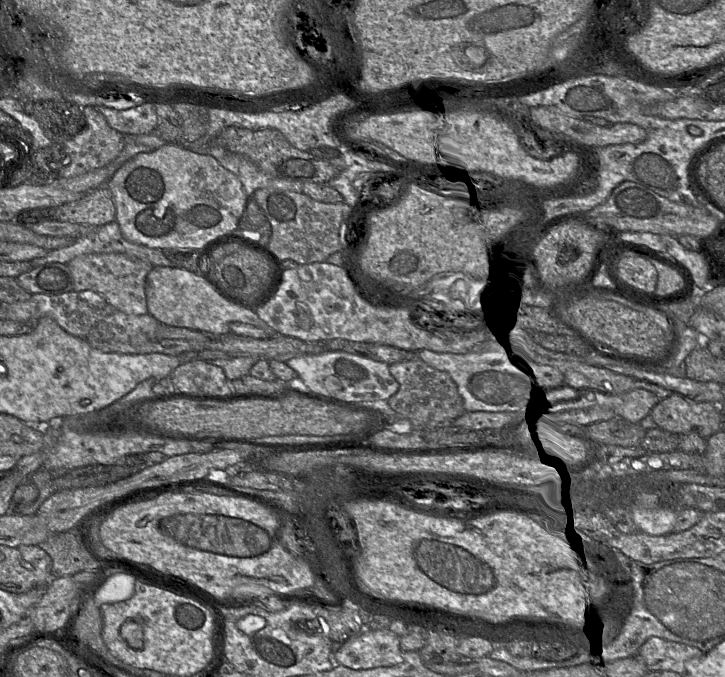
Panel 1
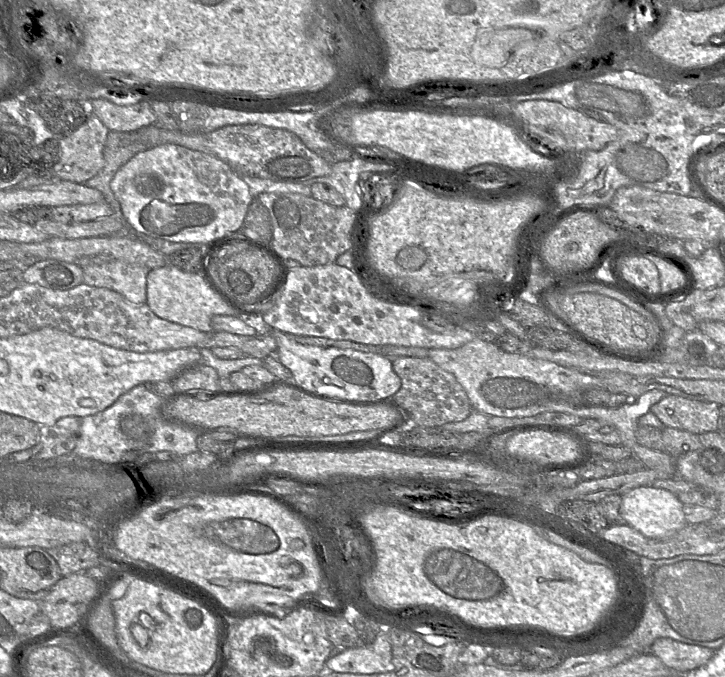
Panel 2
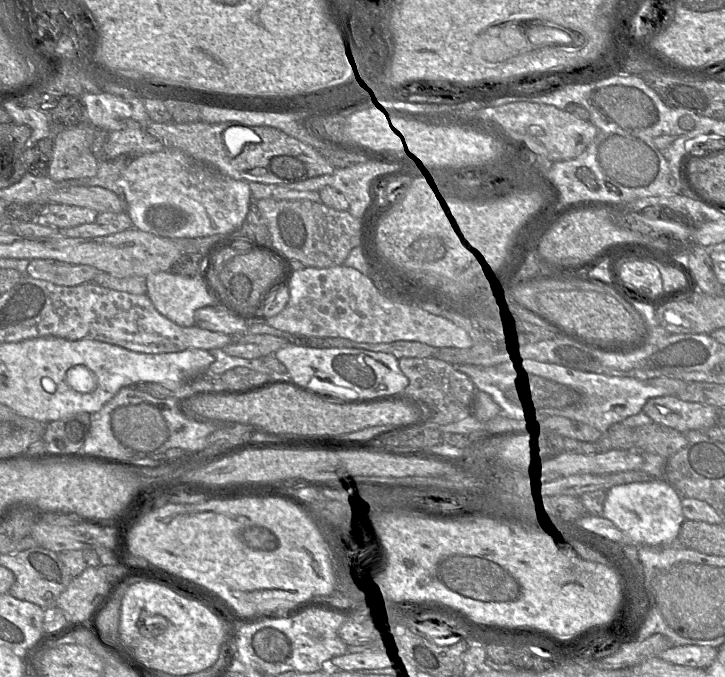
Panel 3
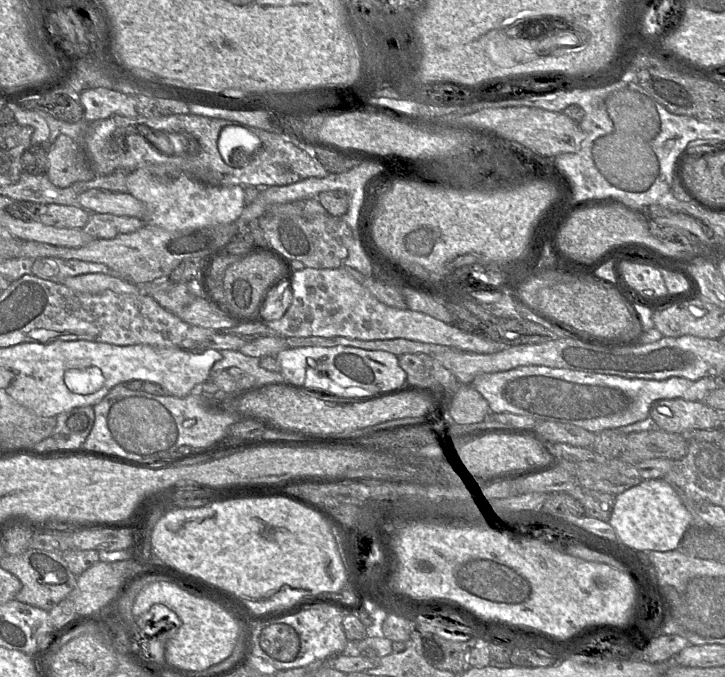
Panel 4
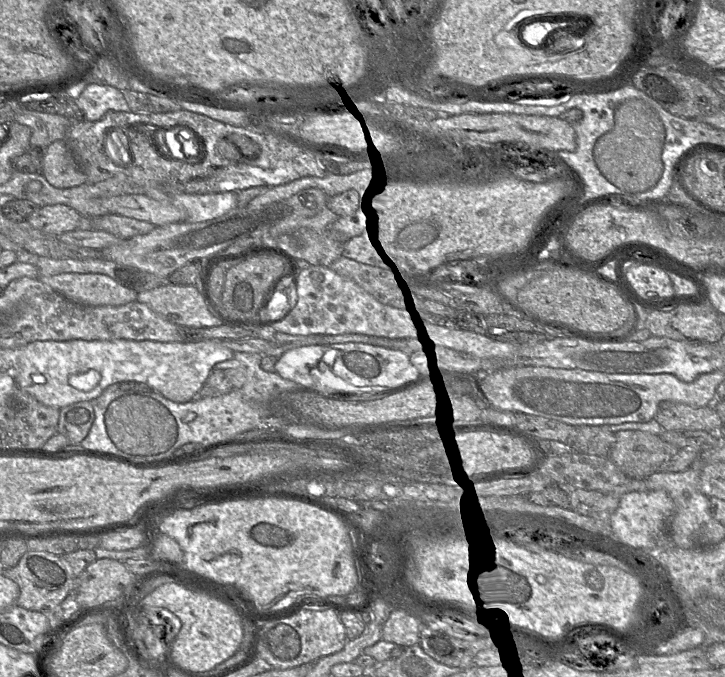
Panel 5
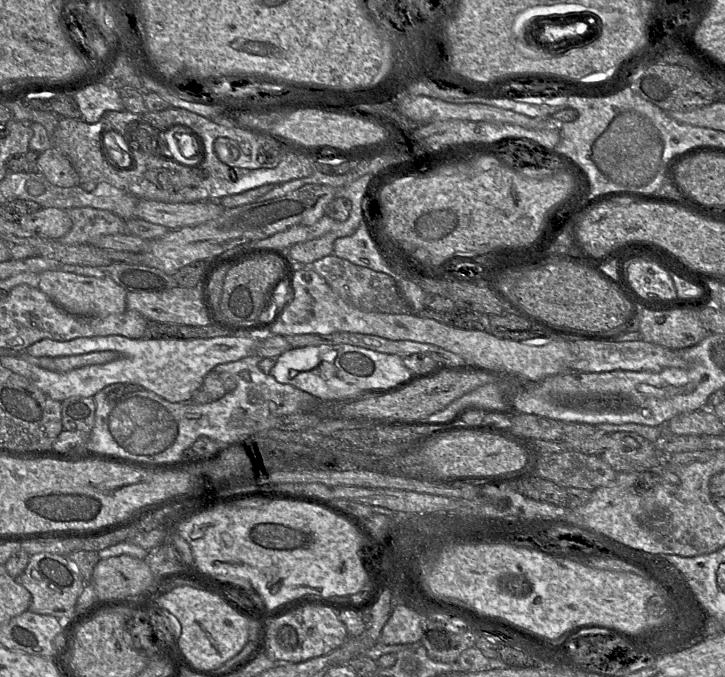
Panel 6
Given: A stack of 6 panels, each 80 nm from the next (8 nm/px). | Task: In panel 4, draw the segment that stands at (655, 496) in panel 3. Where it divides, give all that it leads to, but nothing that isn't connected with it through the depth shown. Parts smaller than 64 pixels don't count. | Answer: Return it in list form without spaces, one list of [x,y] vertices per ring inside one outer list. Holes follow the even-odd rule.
[[[666,475],[662,479],[641,481],[638,485],[615,495],[615,504],[609,523],[614,528],[619,541],[634,551],[667,552],[678,549],[685,532],[694,524],[693,500],[679,495],[676,489],[667,481]]]

